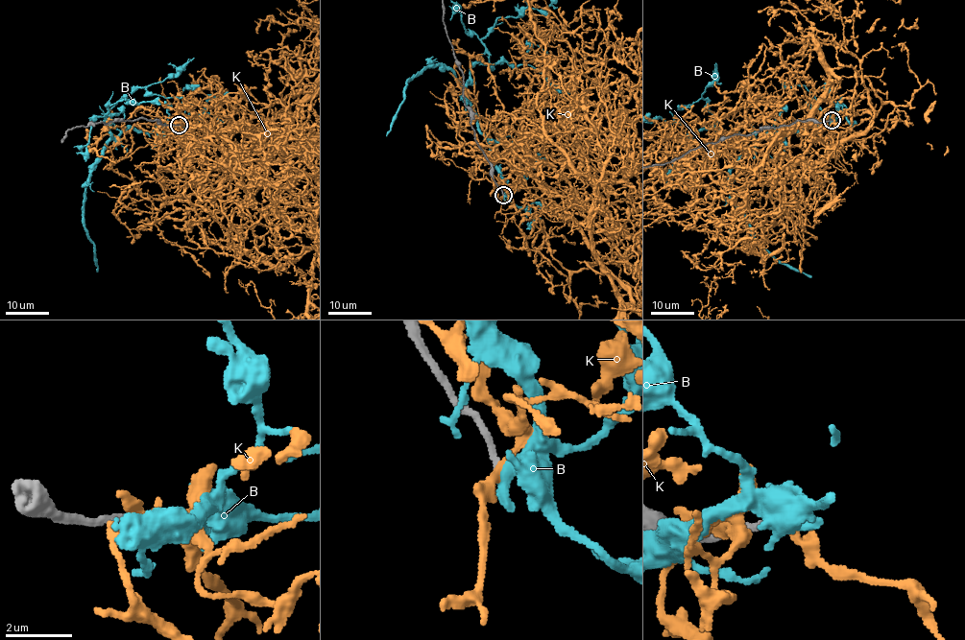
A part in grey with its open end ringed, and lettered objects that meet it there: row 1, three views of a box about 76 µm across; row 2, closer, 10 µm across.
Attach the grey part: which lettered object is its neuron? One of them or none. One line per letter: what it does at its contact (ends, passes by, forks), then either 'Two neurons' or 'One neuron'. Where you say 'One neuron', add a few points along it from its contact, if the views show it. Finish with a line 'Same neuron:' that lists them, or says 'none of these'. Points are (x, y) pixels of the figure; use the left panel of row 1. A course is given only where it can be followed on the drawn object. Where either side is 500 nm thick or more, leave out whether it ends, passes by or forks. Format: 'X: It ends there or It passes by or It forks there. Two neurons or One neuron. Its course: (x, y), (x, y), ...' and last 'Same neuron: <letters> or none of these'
B: It passes by. Two neurons
K: It passes by. Two neurons
Same neuron: none of these

